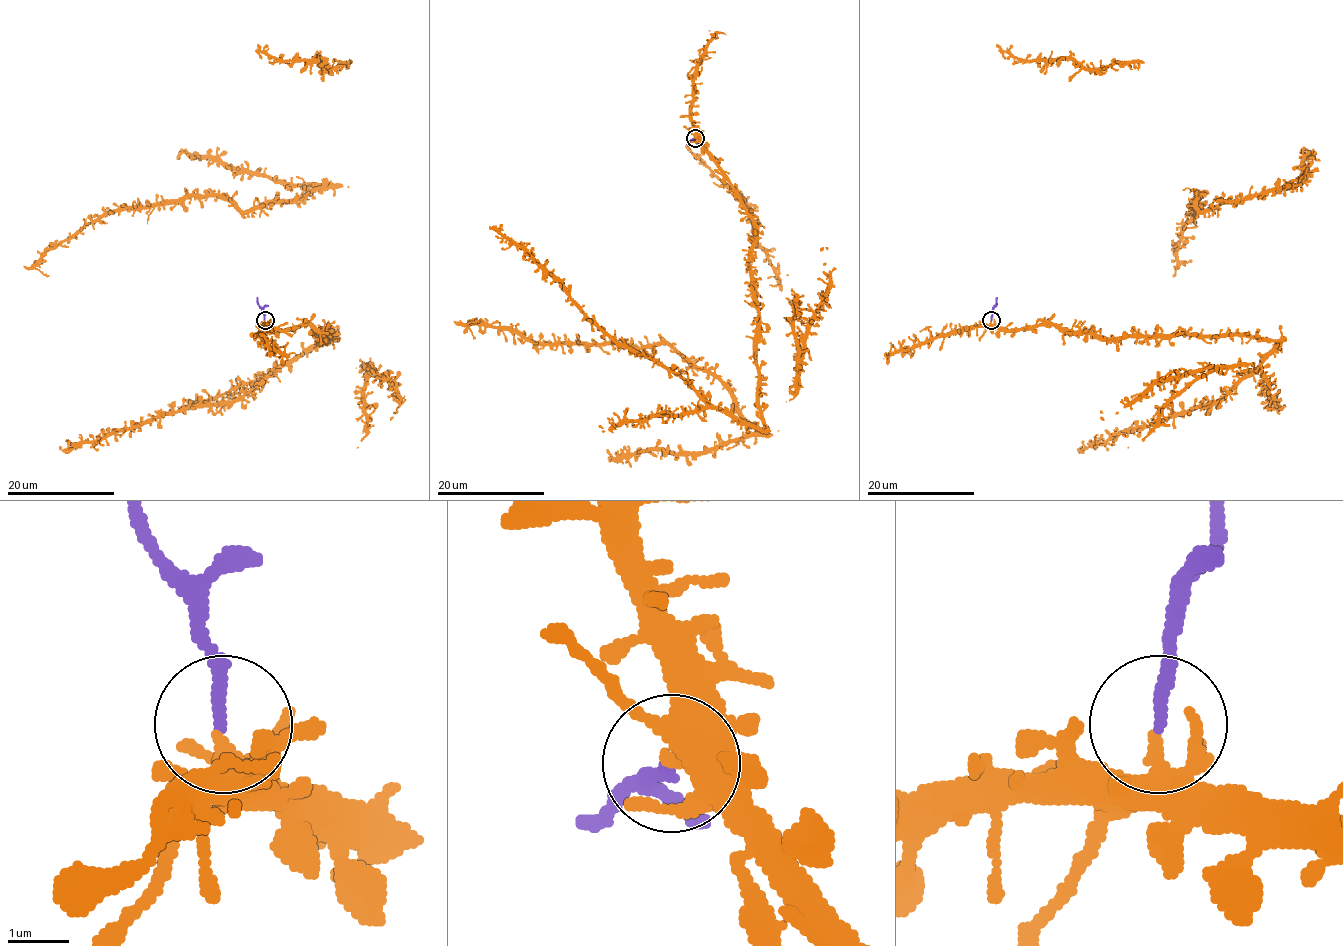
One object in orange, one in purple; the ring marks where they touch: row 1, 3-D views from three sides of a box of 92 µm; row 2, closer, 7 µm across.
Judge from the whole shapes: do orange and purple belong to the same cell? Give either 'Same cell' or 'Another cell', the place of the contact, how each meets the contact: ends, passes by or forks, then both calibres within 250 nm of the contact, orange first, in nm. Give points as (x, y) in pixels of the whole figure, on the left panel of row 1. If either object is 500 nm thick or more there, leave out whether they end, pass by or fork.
Another cell. Place: (265, 320). At the ring orange ends. At the ring purple ends. Thickness 200 nm (orange) against 200 nm

